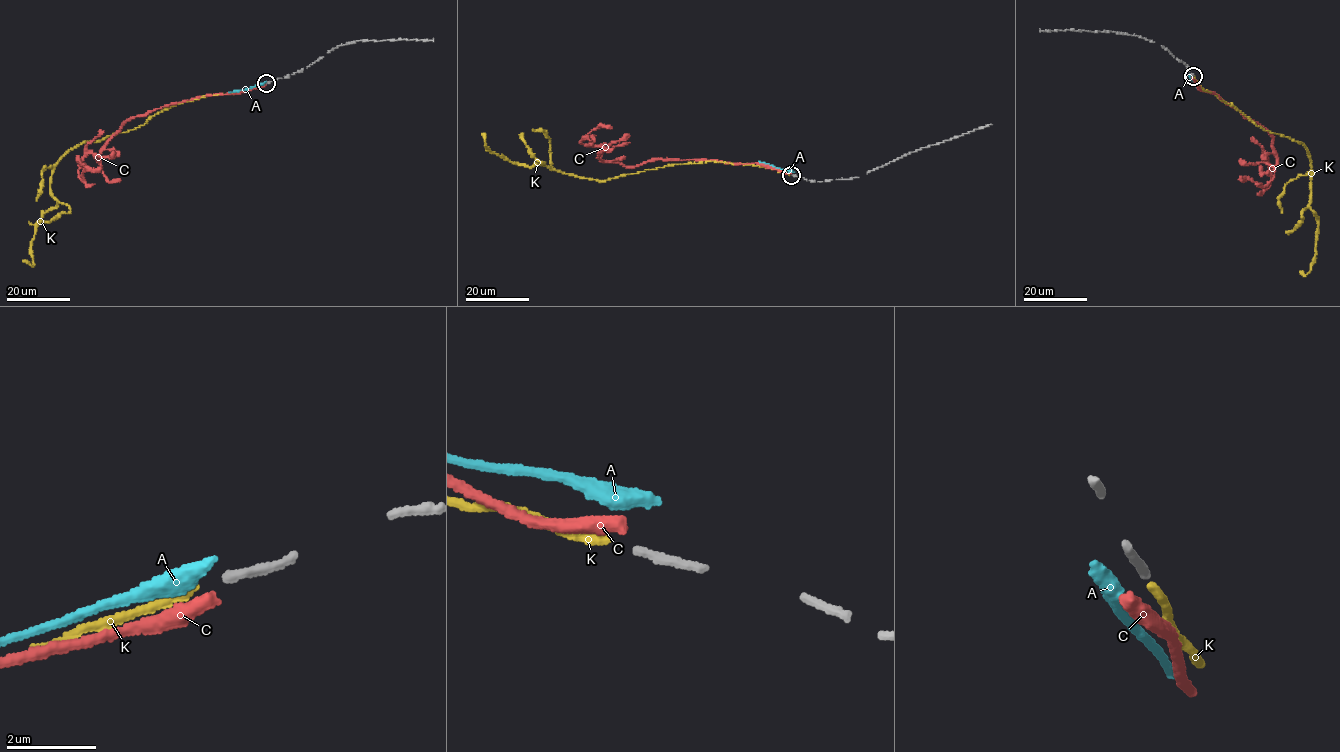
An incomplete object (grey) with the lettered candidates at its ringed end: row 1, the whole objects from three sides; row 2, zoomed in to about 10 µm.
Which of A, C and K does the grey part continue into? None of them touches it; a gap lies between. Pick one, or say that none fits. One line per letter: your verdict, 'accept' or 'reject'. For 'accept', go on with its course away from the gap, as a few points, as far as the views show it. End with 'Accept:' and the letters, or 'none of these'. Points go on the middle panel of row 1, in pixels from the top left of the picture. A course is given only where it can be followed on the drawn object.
A: reject
C: reject
K: accept; it runs (790, 174), (708, 162), (602, 181), (535, 162), (512, 163), (486, 150), (482, 133)
Accept: K

